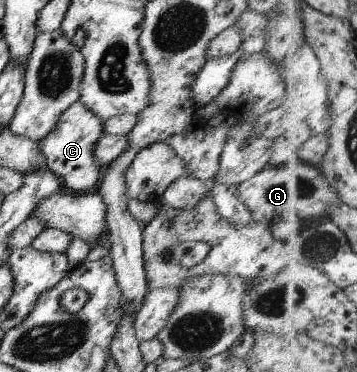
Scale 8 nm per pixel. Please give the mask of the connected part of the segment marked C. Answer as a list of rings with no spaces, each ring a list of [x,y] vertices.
[[[76,100],[61,113],[53,131],[37,142],[48,170],[60,178],[65,187],[70,189],[73,194],[93,191],[97,185],[101,165],[93,157],[93,147],[100,140],[101,135],[103,135],[103,120],[95,117],[89,109],[83,107],[81,101]]]

